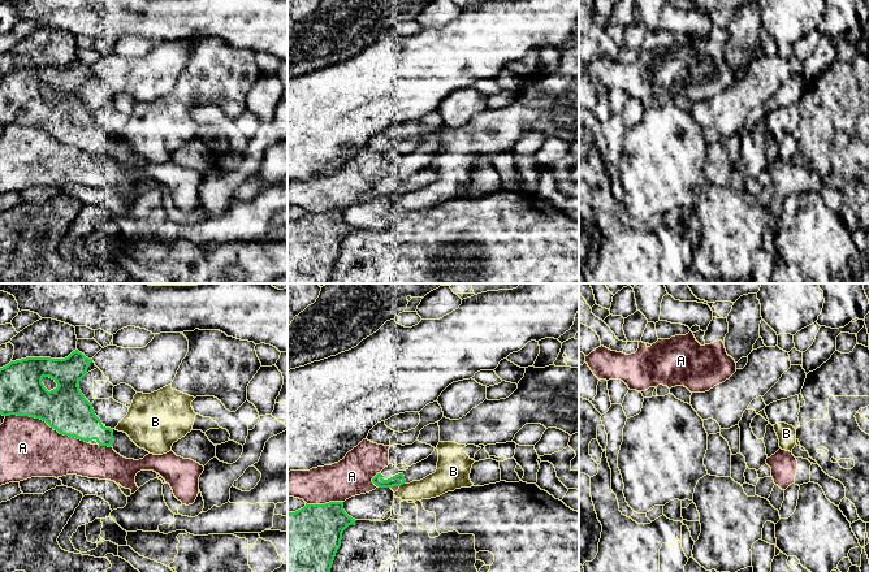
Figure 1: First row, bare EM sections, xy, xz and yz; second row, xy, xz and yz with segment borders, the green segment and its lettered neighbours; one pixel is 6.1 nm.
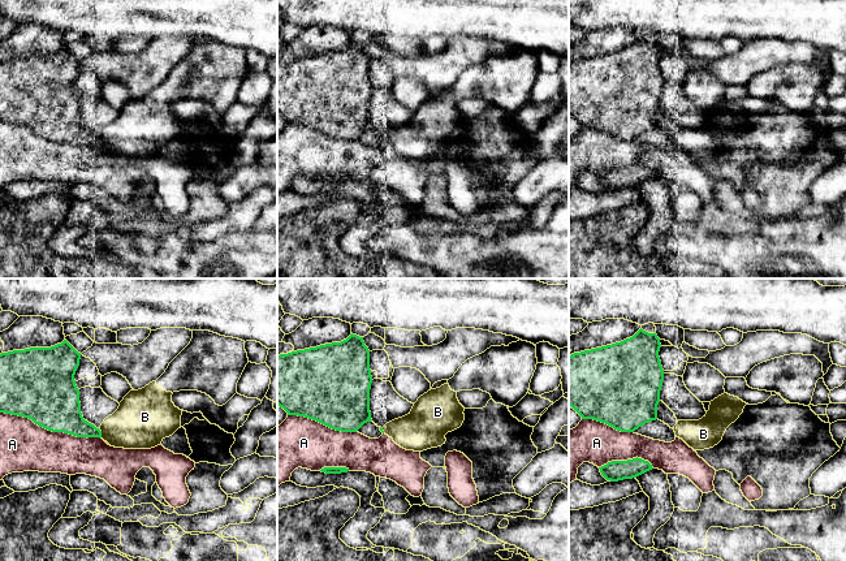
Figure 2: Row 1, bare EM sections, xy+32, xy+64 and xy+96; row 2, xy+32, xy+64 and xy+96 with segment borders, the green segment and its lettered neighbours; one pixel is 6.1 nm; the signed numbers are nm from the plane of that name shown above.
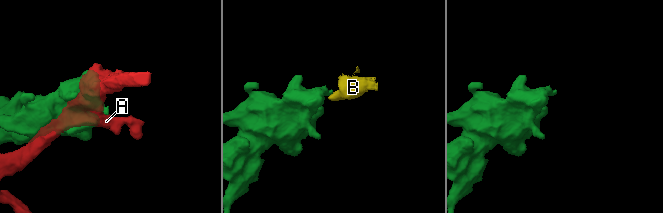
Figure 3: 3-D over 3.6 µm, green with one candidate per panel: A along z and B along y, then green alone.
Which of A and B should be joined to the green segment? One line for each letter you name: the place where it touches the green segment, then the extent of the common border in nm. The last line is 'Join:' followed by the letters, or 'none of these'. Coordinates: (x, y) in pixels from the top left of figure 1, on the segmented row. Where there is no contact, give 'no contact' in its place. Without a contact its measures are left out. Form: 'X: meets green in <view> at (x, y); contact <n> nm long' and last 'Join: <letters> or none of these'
Join: none of these

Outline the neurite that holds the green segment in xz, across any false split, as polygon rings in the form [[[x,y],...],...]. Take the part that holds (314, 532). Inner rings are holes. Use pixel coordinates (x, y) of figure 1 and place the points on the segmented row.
[[[343,502],[307,504],[295,511],[287,511],[287,572],[330,572],[337,550],[341,546],[343,530],[356,520],[343,510]]]

